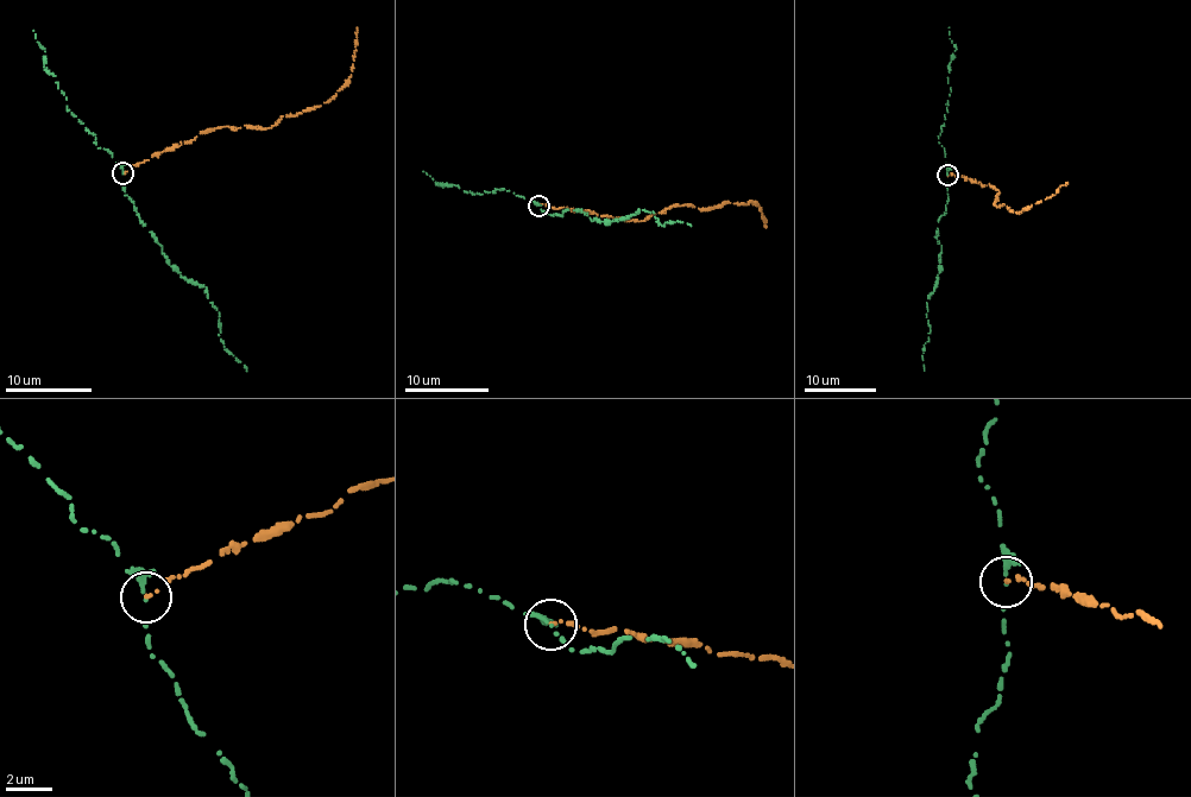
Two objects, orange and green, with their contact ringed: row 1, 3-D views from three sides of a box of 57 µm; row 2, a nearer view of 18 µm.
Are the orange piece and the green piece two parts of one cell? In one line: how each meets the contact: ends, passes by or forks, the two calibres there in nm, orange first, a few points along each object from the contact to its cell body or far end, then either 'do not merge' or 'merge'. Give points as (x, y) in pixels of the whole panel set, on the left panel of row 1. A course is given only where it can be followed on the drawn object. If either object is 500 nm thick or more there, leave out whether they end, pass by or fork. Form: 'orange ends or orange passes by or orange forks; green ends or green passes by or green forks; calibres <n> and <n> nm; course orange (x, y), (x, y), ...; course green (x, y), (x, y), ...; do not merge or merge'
orange ends; green ends; calibres 110 and 170 nm; course orange (123, 174), (212, 128), (271, 127), (287, 114), (297, 115), (328, 102), (351, 75), (357, 27); course green (123, 174), (125, 195), (139, 220), (162, 246), (167, 261), (206, 289), (219, 312), (221, 341), (246, 371); do not merge

